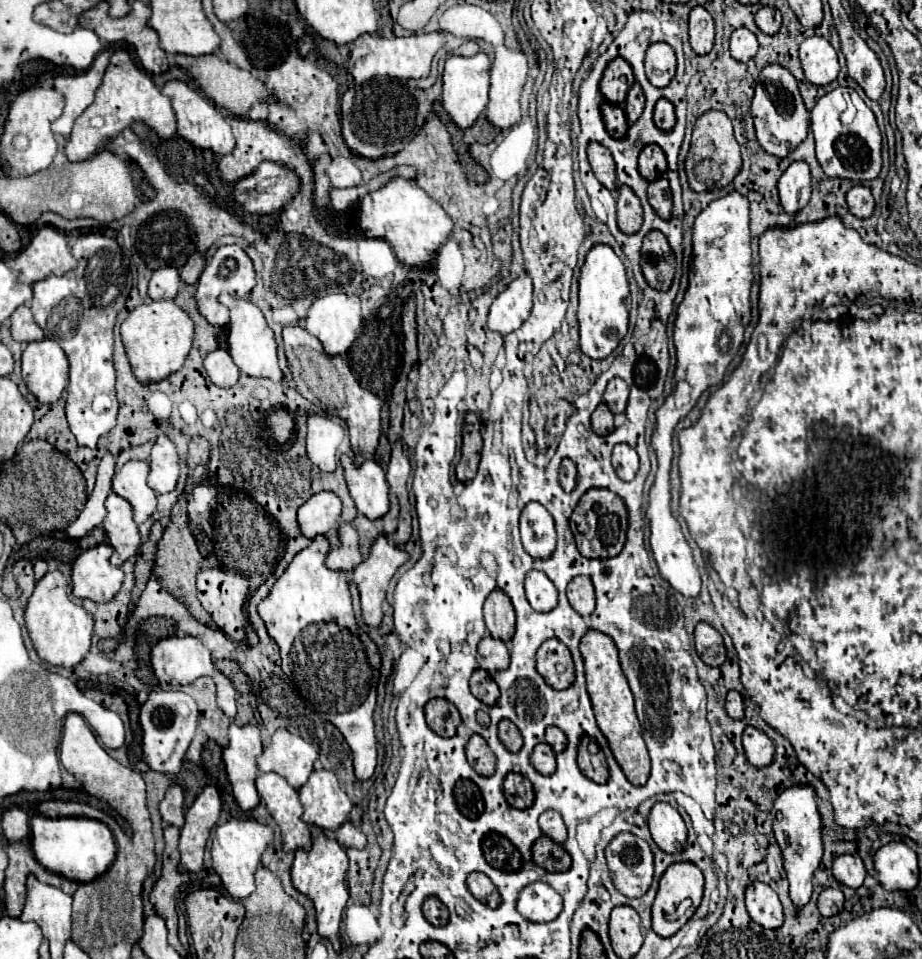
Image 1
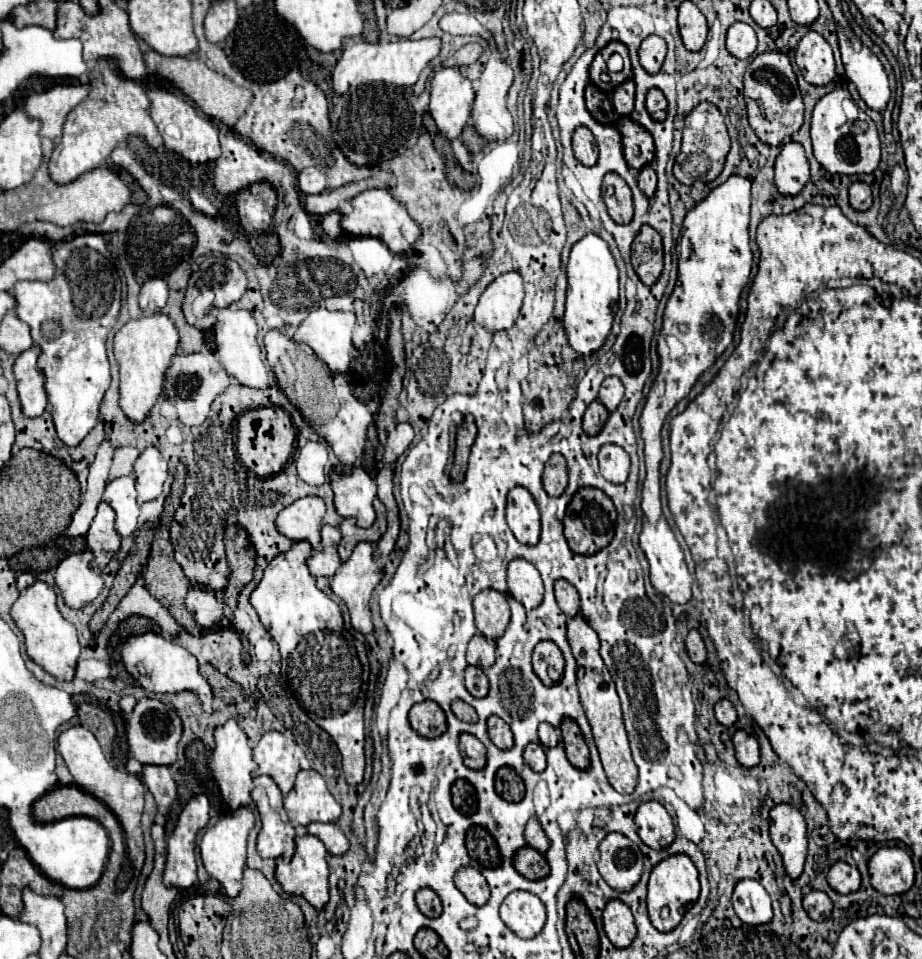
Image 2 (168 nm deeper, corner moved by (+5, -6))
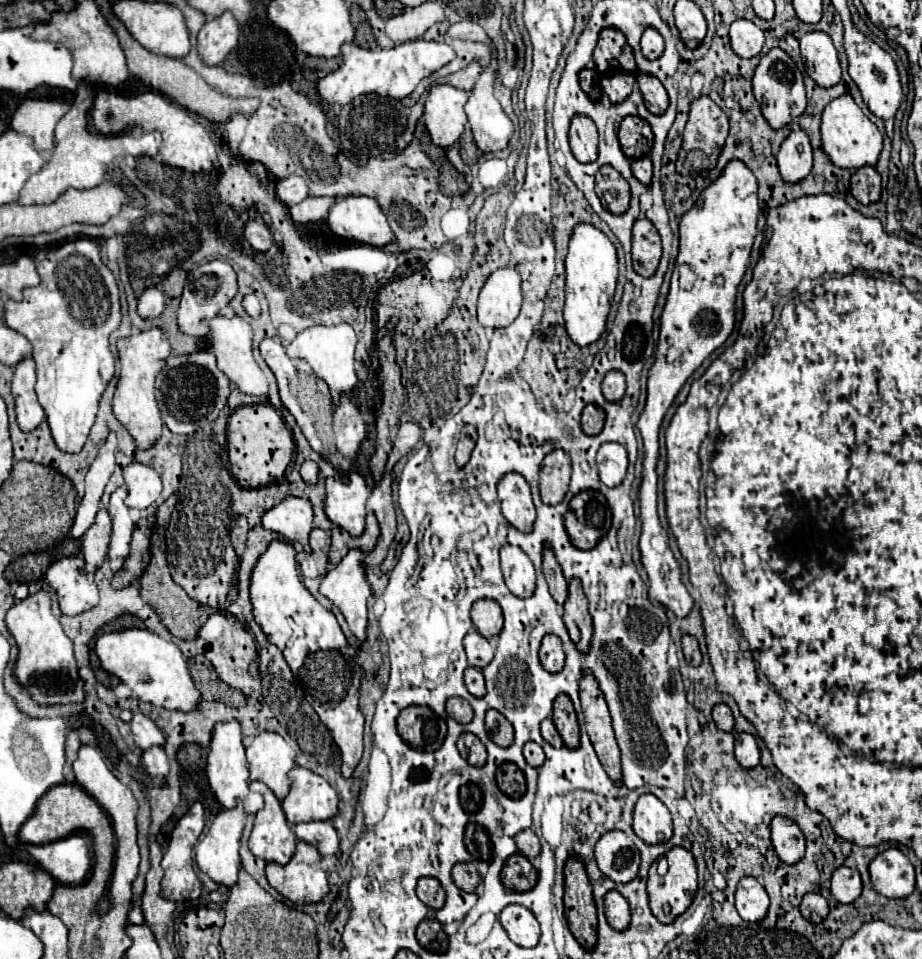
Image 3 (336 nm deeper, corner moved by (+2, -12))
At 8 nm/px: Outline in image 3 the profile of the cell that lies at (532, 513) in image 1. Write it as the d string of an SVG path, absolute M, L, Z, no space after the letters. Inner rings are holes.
M515 471L505 473L497 483L497 495L505 519L519 531L531 531L531 523L535 521L535 505L525 477Z

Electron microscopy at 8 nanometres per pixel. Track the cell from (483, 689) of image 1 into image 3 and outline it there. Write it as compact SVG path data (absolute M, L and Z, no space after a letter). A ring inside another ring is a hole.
M477 667L465 669L465 687L473 697L485 695L485 679L483 679L483 673Z

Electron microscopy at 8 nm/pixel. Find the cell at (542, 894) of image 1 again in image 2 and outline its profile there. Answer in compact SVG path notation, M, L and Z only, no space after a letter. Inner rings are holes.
M512 891L500 905L500 917L518 937L532 939L546 923L546 905L530 891Z

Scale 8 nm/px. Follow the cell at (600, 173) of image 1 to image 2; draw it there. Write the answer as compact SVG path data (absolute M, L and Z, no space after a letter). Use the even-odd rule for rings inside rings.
M584 127L576 129L576 133L572 137L572 147L574 147L576 159L582 165L586 165L586 167L596 165L596 161L598 161L598 149L596 149L596 141L594 141L590 129L584 129Z

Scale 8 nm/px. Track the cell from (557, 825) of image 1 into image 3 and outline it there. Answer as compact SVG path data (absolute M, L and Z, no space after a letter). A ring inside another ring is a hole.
M525 829L521 833L515 835L515 843L517 843L517 849L521 855L525 855L527 859L535 859L541 851L541 845L539 845L539 839L537 835L531 831L531 829Z

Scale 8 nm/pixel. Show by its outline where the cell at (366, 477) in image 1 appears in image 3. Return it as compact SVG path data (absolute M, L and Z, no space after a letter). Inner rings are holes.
M351 473L347 483L329 477L325 481L325 515L351 537L357 537L365 527L365 503L369 495L371 491L359 473Z

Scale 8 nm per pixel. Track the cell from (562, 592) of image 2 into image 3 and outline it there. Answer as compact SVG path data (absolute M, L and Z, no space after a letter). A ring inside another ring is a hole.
M549 543L543 545L543 575L545 575L545 581L549 585L549 591L553 595L553 599L563 605L565 599L567 599L567 581L561 573L561 567L555 559L555 553L553 549L549 547Z

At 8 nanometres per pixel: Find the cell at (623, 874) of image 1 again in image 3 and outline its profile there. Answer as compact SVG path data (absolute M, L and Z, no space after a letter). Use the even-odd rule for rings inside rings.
M607 831L595 845L599 869L615 883L629 883L639 873L639 849L623 831Z

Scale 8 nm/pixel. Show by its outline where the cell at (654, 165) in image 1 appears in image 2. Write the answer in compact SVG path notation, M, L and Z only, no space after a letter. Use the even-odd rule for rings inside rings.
M632 119L620 121L618 129L622 133L622 145L624 145L624 157L628 161L628 167L634 171L642 171L642 167L650 165L654 161L654 141L652 135L634 123Z

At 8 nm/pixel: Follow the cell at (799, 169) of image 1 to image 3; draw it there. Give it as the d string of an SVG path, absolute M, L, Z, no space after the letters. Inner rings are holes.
M797 129L785 137L777 153L777 163L779 163L779 171L783 179L793 183L803 179L811 171L811 165L813 165L811 143L805 131Z

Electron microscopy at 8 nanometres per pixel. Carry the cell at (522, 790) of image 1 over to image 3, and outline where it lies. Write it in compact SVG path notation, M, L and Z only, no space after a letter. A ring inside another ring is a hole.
M503 763L497 769L497 785L507 797L521 797L525 793L525 775L515 763Z

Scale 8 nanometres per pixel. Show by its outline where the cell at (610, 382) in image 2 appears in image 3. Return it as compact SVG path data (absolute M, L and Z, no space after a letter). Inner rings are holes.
M609 371L601 383L607 401L619 401L625 395L625 375L621 371Z

